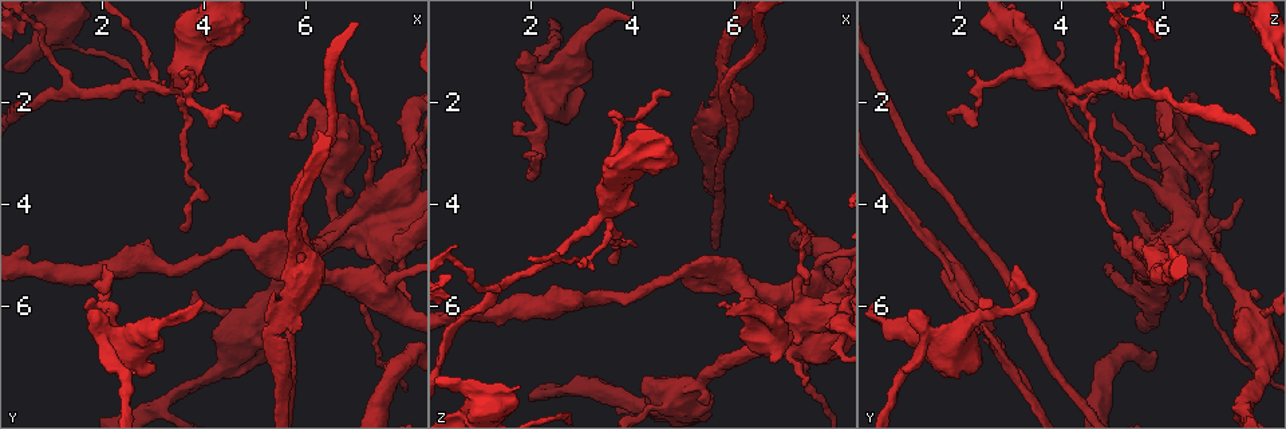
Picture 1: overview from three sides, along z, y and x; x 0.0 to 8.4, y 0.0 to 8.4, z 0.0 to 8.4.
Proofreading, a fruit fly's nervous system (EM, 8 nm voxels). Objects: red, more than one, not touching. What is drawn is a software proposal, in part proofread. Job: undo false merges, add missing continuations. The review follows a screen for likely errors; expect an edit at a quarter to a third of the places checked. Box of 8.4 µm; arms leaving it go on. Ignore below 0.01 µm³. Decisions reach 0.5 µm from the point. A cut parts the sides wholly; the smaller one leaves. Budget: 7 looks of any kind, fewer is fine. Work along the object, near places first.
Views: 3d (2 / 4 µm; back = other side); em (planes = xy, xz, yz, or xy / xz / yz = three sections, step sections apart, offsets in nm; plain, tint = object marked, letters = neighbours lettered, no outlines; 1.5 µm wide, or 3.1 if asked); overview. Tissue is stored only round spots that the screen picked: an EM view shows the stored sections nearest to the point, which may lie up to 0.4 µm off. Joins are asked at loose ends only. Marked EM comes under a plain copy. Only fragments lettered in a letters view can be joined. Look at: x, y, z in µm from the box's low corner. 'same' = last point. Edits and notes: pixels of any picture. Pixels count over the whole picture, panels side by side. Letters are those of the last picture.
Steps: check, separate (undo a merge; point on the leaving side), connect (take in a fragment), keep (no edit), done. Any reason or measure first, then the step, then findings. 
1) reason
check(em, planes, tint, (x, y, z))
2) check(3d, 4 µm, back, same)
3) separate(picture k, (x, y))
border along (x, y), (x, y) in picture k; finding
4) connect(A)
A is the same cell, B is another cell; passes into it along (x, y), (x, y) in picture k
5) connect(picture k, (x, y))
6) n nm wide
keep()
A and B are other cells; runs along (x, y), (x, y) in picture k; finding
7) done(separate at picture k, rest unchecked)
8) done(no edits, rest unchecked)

abrupt turn
check(em, planes, letters, (2.10, 5.70, 3.50))

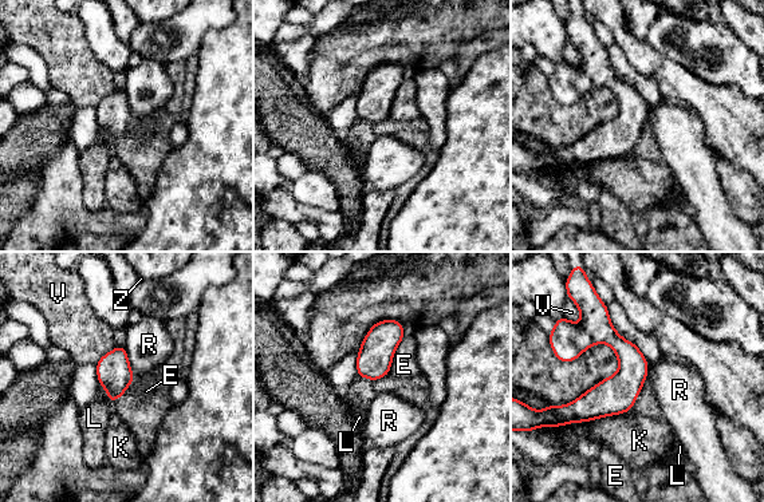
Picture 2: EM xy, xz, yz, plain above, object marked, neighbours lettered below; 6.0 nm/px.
keep()
E, K, L, R, V and Z are other cells; border along (125, 347), (130, 371), (136, 379) in picture 2; all the same neuron

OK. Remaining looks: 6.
long arm stops here
check(3d, 4 µm, (3.55, 4.45, 5.20))

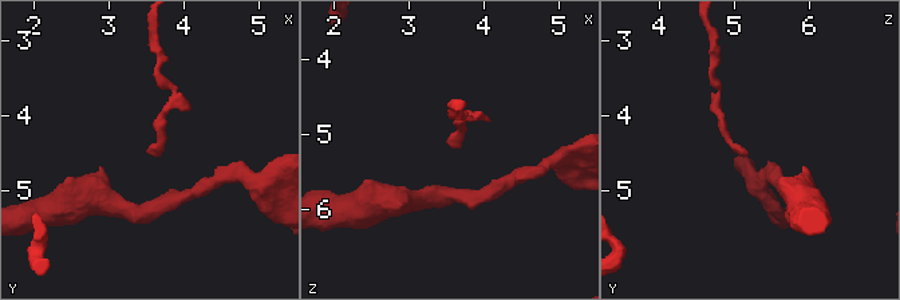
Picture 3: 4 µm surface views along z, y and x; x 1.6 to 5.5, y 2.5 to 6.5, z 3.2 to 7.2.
need the tissue
check(em, planes, tint, (3.60, 4.45, 5.15))

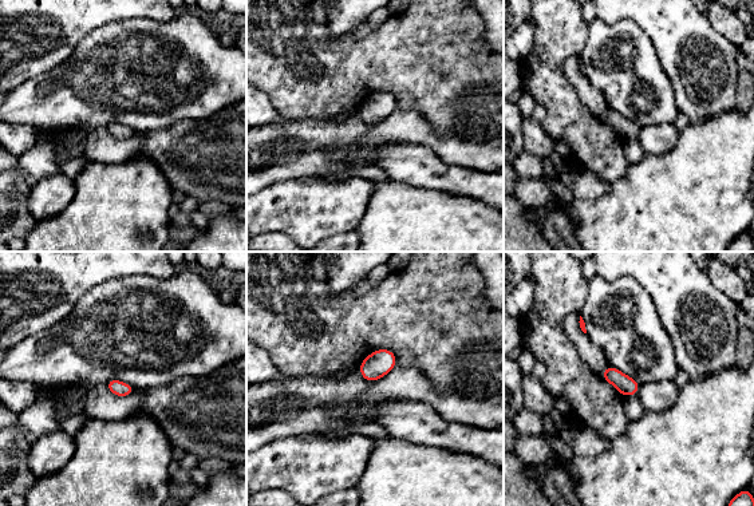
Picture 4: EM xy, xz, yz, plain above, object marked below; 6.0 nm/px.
what lies round it
check(em, planes, letters, same)

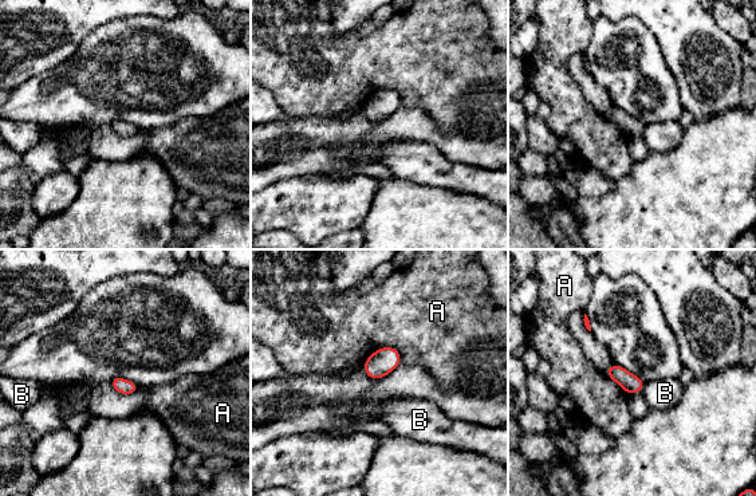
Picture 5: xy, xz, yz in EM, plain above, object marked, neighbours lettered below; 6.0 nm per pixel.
keep()
A and B are other cells; border along (645, 382), (641, 390) in picture 5; none of them fits

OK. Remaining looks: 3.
four or more arms meet
check(3d, 2 µm, (3.45, 1.65, 4.15))

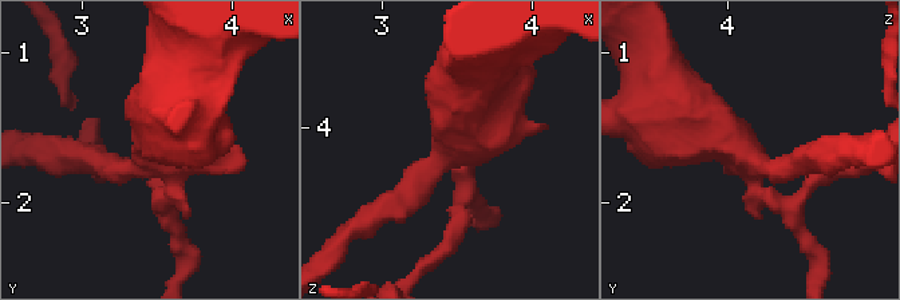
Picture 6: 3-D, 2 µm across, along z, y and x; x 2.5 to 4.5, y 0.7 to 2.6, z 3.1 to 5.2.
4 arms; now the EM
check(em, yz, step 8, tint, (3.50, 1.72, 4.16))

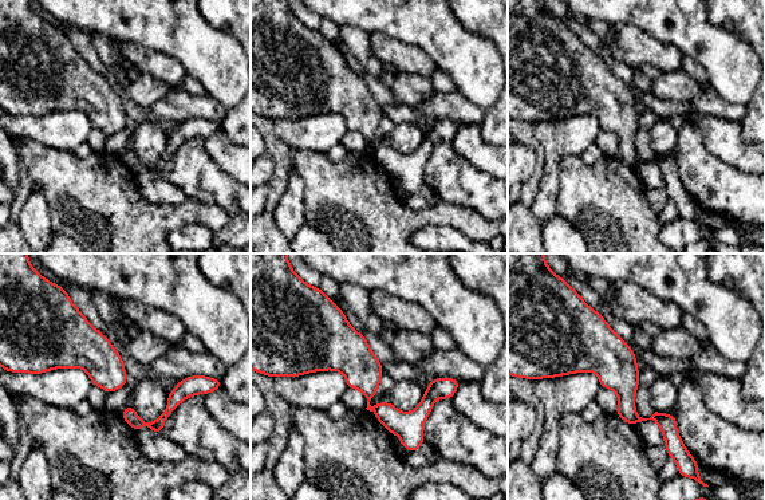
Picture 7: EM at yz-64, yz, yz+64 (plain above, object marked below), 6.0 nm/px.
check(em, yz, step 8, letters, same)

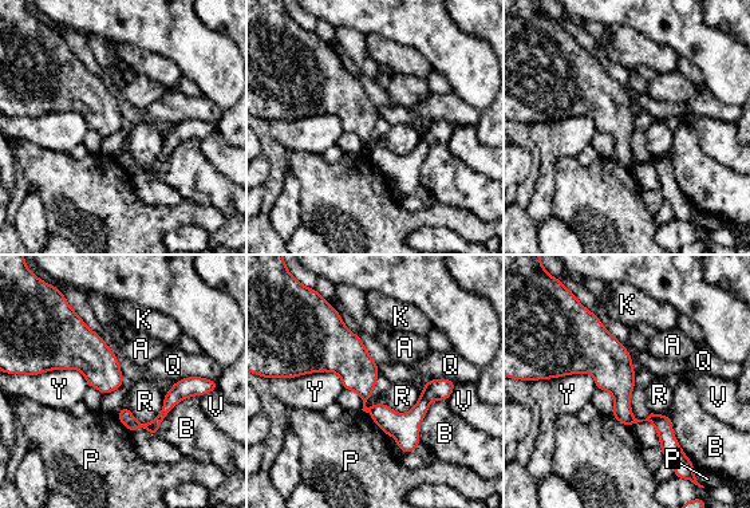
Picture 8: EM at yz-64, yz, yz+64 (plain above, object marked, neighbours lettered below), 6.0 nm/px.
separate(picture 8, (663, 424))
A, B, K, P, Q, R, V and Y are other cells; border along (632, 418), (634, 422) in picture 8; two neurons meet here

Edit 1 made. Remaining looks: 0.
done(separate at picture 8, rest unchecked)

